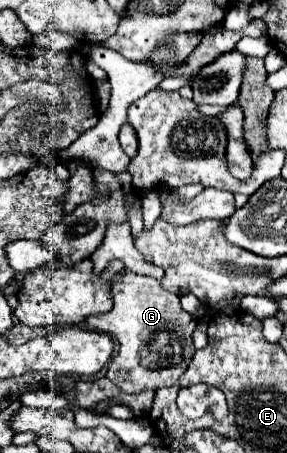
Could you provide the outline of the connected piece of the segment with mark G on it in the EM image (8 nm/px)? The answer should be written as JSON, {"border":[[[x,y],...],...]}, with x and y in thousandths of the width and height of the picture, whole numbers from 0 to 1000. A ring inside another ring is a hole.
{"border":[[[432,598],[418,611],[397,616],[390,656],[397,678],[383,691],[300,704],[307,726],[390,740],[411,753],[418,770],[411,784],[383,797],[369,832],[425,868],[446,872],[606,850],[620,832],[648,819],[683,775],[669,757],[669,735],[690,704],[634,682],[620,651],[578,642],[530,611],[467,607],[453,598]]]}

